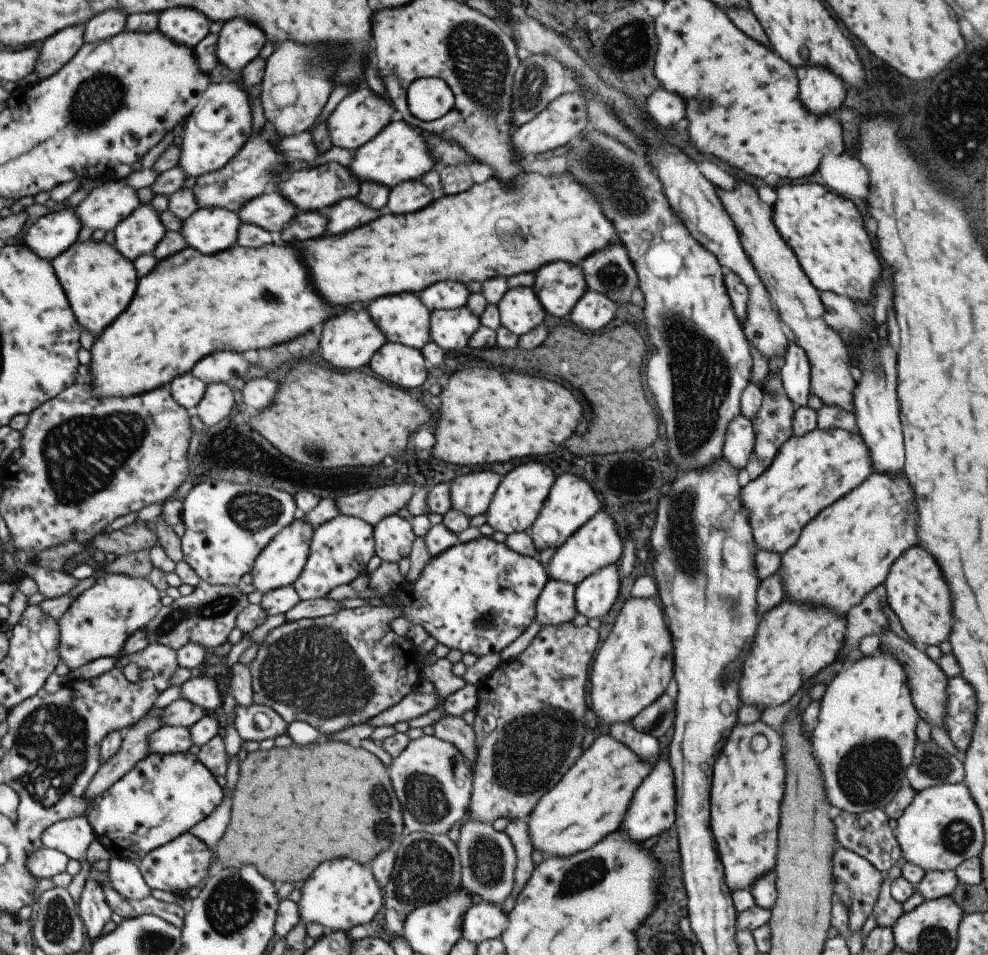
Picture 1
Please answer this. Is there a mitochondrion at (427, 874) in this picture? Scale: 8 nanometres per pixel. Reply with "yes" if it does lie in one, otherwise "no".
yes

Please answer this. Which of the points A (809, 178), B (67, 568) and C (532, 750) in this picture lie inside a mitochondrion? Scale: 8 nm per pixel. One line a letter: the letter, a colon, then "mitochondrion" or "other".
A: other
B: other
C: mitochondrion

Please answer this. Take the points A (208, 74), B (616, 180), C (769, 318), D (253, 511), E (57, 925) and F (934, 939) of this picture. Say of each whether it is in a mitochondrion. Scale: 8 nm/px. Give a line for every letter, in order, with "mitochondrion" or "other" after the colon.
A: other
B: mitochondrion
C: mitochondrion
D: mitochondrion
E: mitochondrion
F: mitochondrion

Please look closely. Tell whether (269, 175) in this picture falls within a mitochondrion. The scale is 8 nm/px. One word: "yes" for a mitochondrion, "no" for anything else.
yes

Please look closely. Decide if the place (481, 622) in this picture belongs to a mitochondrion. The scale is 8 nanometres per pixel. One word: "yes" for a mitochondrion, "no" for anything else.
yes

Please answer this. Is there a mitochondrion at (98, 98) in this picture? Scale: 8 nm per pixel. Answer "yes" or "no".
yes

